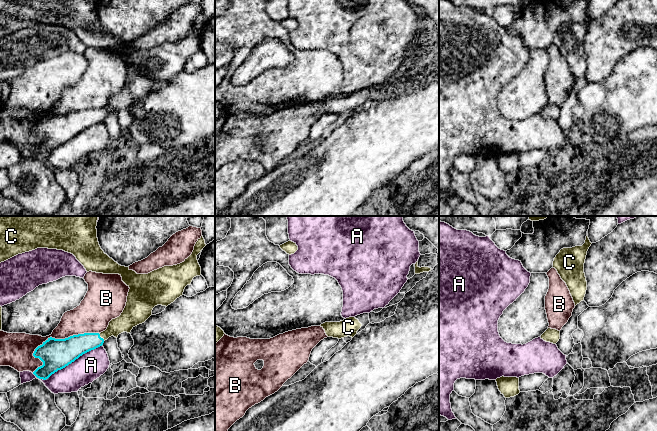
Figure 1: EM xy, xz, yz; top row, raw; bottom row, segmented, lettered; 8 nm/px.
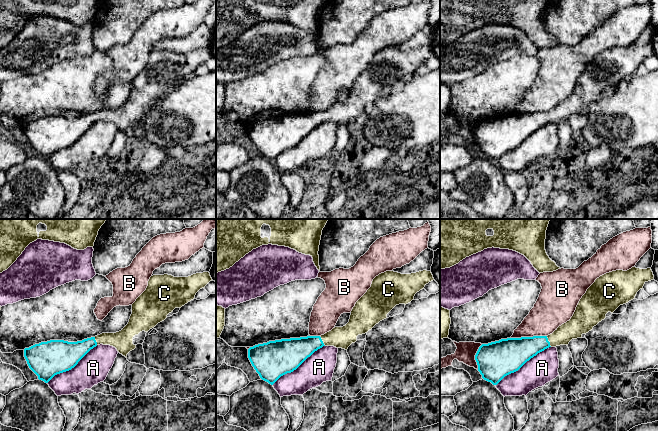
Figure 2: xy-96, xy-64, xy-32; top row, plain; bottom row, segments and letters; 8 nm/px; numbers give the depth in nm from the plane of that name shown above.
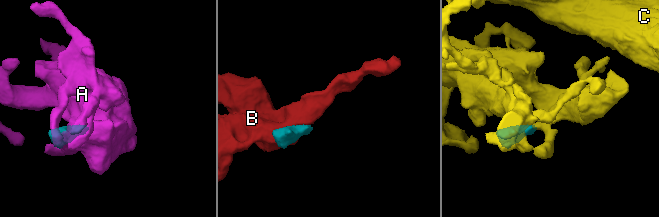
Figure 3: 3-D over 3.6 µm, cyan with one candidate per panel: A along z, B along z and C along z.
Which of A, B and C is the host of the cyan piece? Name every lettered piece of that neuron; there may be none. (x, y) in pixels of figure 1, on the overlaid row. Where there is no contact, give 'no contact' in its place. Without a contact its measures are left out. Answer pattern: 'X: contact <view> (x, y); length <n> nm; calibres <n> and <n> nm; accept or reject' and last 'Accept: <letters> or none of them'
A: contact xy (66, 365); length 600 nm; calibres 240 and 220 nm; reject
B: contact xy (53, 338); length 650 nm; calibres 240 and 200 nm; reject
C: contact xy (100, 337); length 80 nm; calibres 190 and 150 nm; accept
Accept: C

